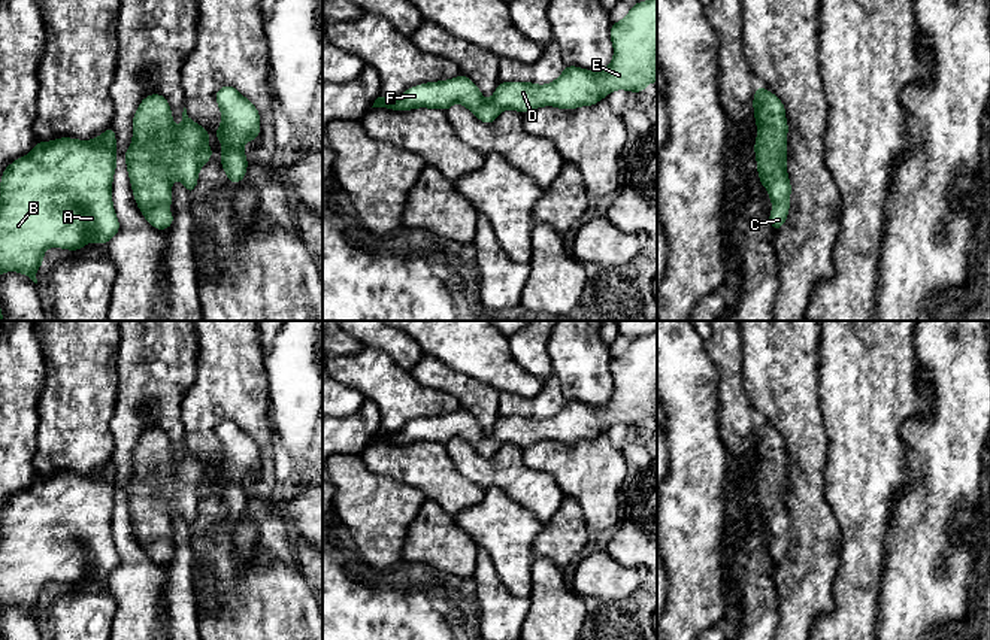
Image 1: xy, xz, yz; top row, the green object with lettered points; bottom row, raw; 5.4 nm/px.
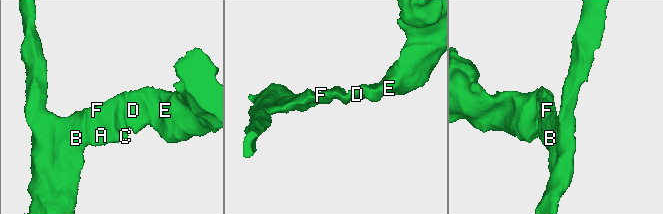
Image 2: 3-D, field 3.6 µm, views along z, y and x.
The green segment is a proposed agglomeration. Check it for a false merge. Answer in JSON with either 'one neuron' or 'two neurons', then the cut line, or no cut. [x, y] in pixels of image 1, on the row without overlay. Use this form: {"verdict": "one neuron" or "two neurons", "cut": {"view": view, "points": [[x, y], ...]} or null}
{"verdict": "one neuron", "cut": null}

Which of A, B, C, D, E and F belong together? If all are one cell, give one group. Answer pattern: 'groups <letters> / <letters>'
groups A B C D E F

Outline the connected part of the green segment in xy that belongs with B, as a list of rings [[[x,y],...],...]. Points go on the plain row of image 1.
[[[112,459],[94,474],[37,476],[28,489],[9,498],[0,518],[0,609],[19,606],[37,618],[36,606],[48,582],[78,585],[90,576],[106,579],[119,565],[112,539],[115,501]]]

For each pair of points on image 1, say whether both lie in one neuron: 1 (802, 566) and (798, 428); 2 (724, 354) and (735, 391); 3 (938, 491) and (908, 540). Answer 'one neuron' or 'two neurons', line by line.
1: one neuron
2: one neuron
3: one neuron

